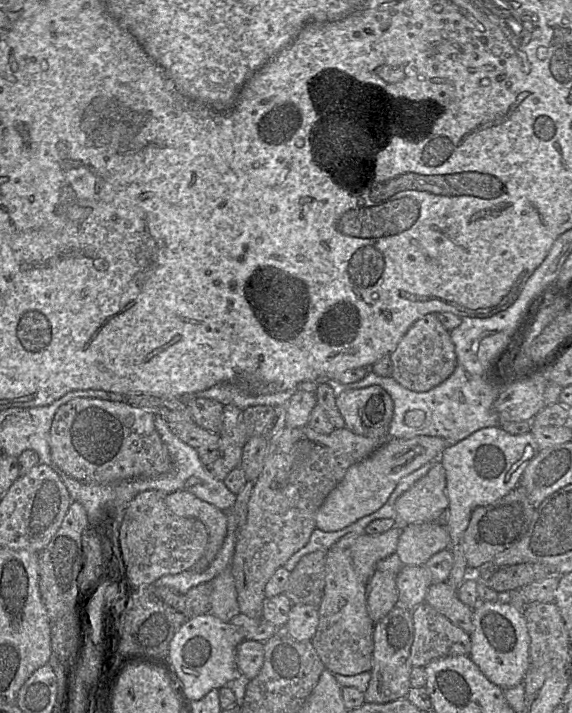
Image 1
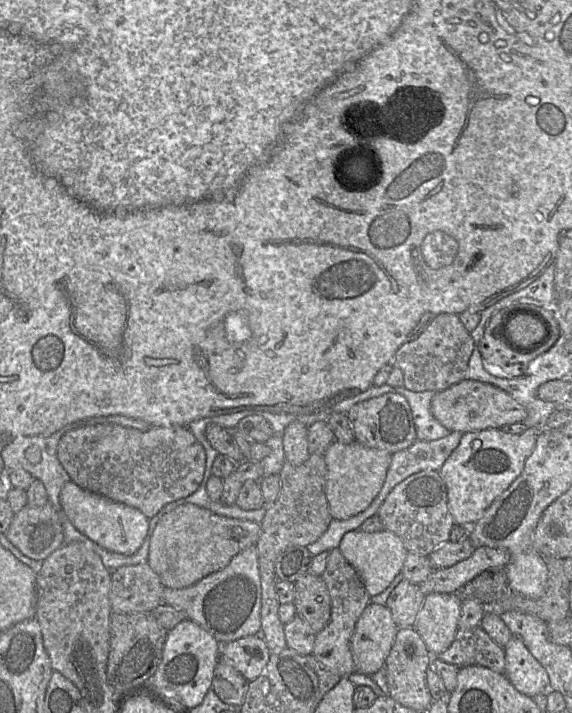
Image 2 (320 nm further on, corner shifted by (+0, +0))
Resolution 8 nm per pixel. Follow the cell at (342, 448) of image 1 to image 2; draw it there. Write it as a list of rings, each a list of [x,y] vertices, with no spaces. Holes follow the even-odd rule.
[[[310,454],[299,466],[284,461],[279,473],[280,493],[270,505],[265,506],[265,515],[260,523],[260,536],[256,543],[258,567],[261,580],[261,629],[265,633],[265,643],[270,654],[280,653],[287,648],[284,624],[278,614],[279,601],[276,594],[276,561],[292,546],[304,546],[317,541],[327,530],[332,517],[326,498],[327,467],[323,454]]]

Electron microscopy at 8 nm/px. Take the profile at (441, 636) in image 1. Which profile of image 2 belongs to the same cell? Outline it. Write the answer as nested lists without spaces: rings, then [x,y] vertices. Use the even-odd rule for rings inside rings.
[[[480,626],[458,629],[450,647],[438,659],[458,668],[479,665],[495,672],[505,672],[504,647],[499,646]]]

